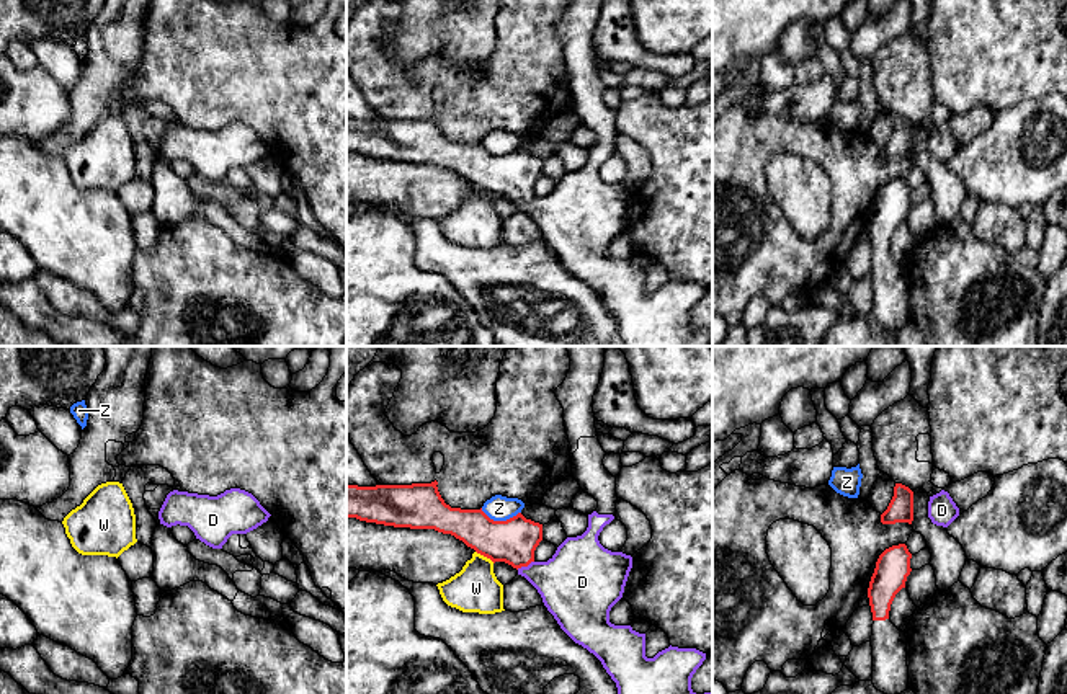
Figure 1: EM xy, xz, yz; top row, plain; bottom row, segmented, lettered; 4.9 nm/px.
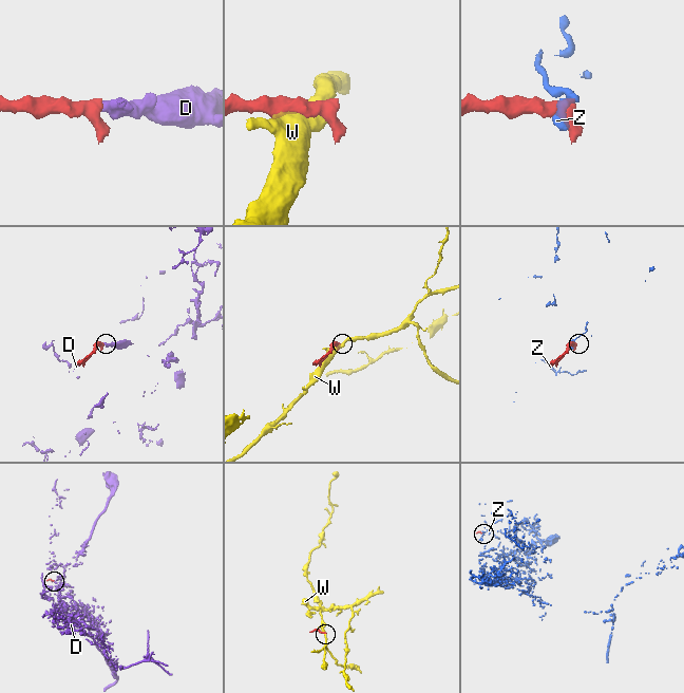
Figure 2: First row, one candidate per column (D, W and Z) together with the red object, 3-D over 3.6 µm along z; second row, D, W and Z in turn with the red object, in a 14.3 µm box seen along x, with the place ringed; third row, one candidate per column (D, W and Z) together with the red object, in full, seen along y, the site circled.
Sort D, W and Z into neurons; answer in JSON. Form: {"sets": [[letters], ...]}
{"sets": [["D"], ["W"], ["Z"]]}

